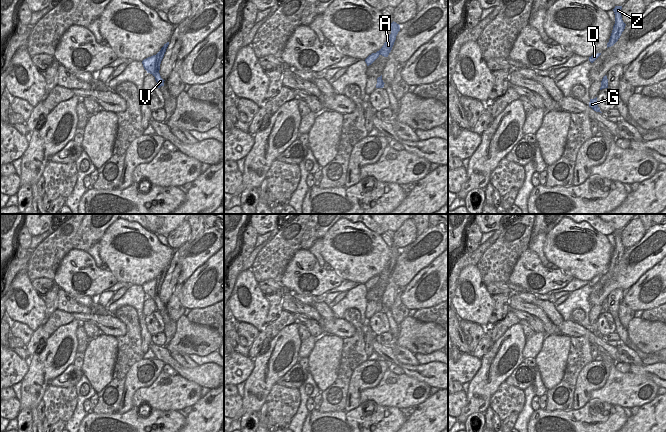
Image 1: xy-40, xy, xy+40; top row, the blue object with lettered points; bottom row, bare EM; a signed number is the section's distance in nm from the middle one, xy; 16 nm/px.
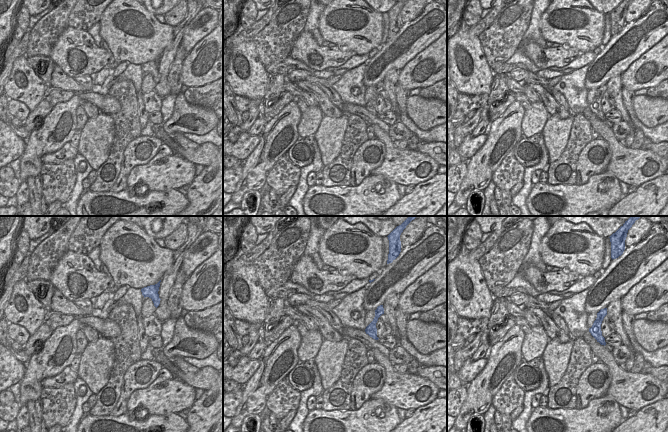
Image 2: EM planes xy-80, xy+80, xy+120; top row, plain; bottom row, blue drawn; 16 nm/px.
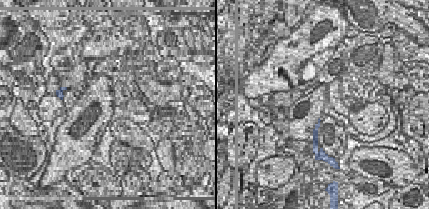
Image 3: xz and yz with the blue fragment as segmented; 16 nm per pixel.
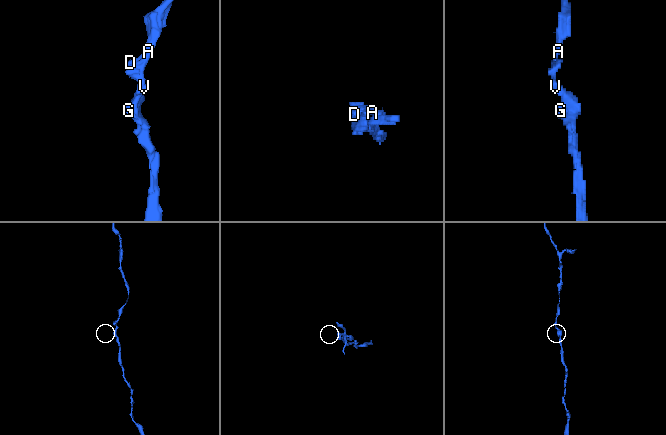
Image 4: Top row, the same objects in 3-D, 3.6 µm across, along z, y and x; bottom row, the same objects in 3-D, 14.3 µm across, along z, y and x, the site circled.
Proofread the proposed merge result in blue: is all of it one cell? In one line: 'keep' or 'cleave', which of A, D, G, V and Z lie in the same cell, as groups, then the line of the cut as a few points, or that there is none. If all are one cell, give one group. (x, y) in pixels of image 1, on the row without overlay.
keep; groups A D G V Z; cut none

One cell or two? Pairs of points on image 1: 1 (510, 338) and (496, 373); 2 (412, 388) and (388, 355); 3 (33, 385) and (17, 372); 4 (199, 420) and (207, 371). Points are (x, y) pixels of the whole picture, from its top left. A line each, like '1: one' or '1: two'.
1: one
2: two
3: two
4: two

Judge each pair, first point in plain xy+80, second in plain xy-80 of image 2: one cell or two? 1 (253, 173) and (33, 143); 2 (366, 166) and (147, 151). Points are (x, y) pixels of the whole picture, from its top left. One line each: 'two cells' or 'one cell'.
1: one cell
2: one cell

